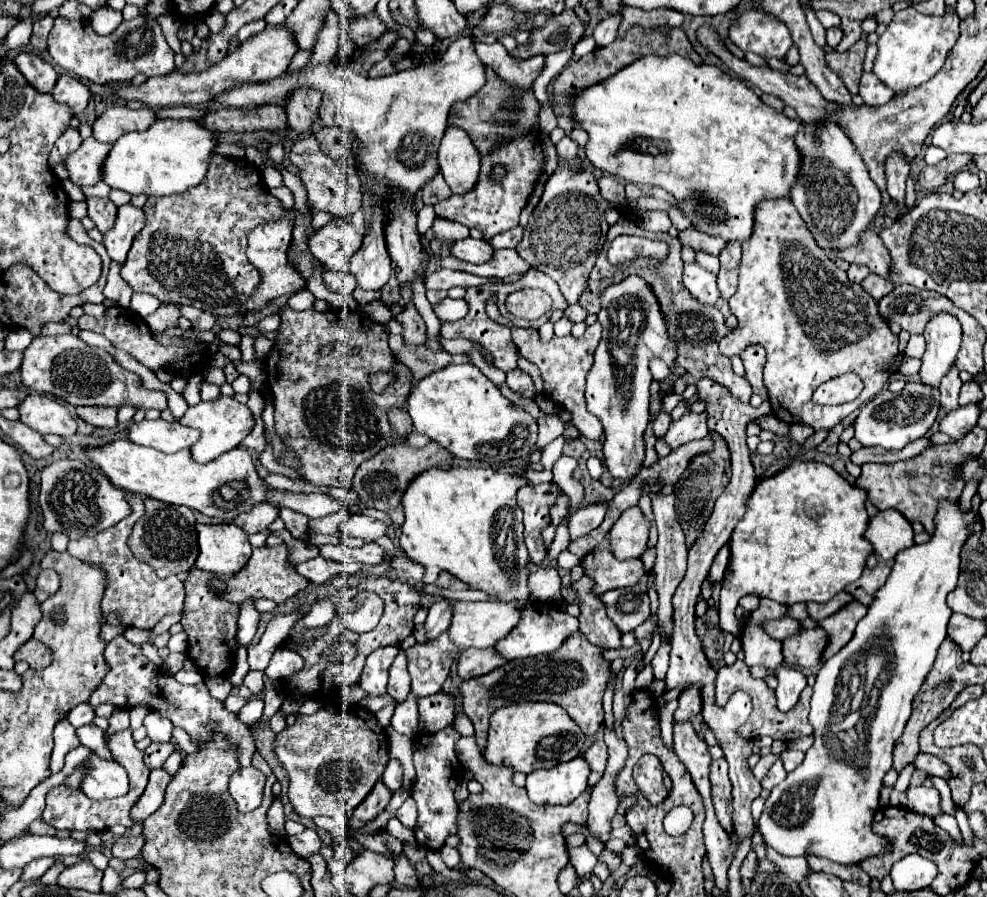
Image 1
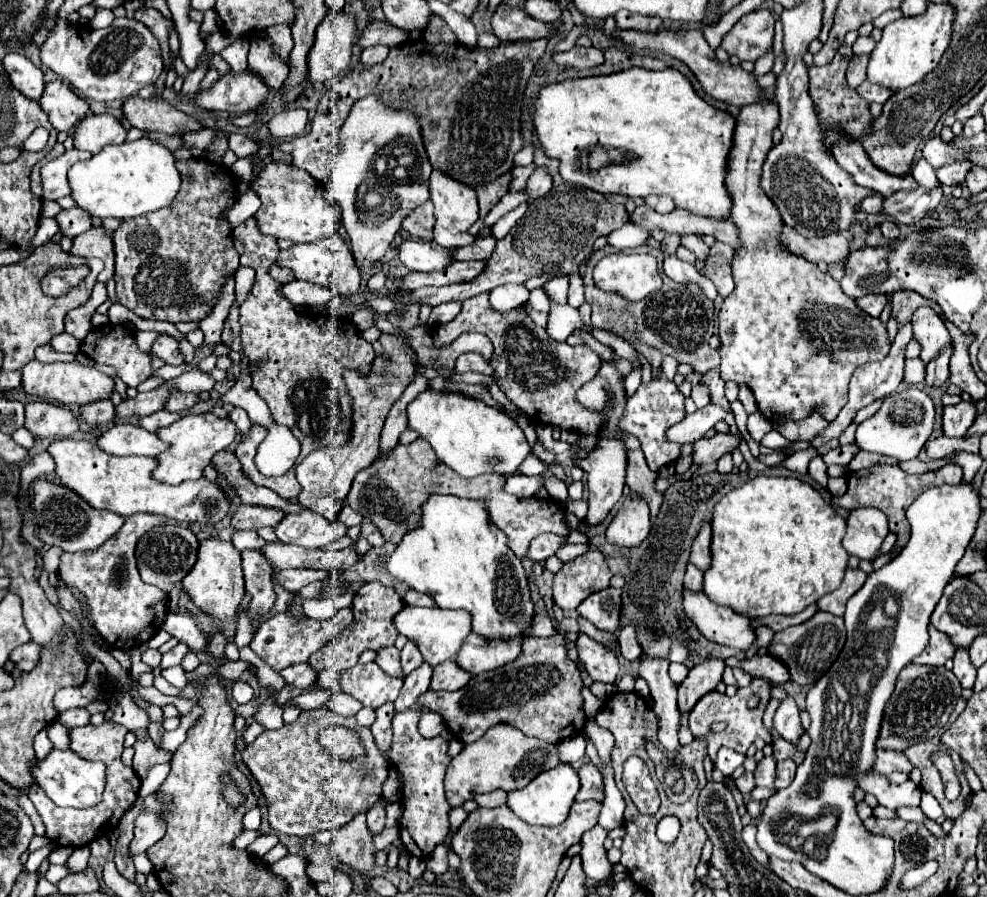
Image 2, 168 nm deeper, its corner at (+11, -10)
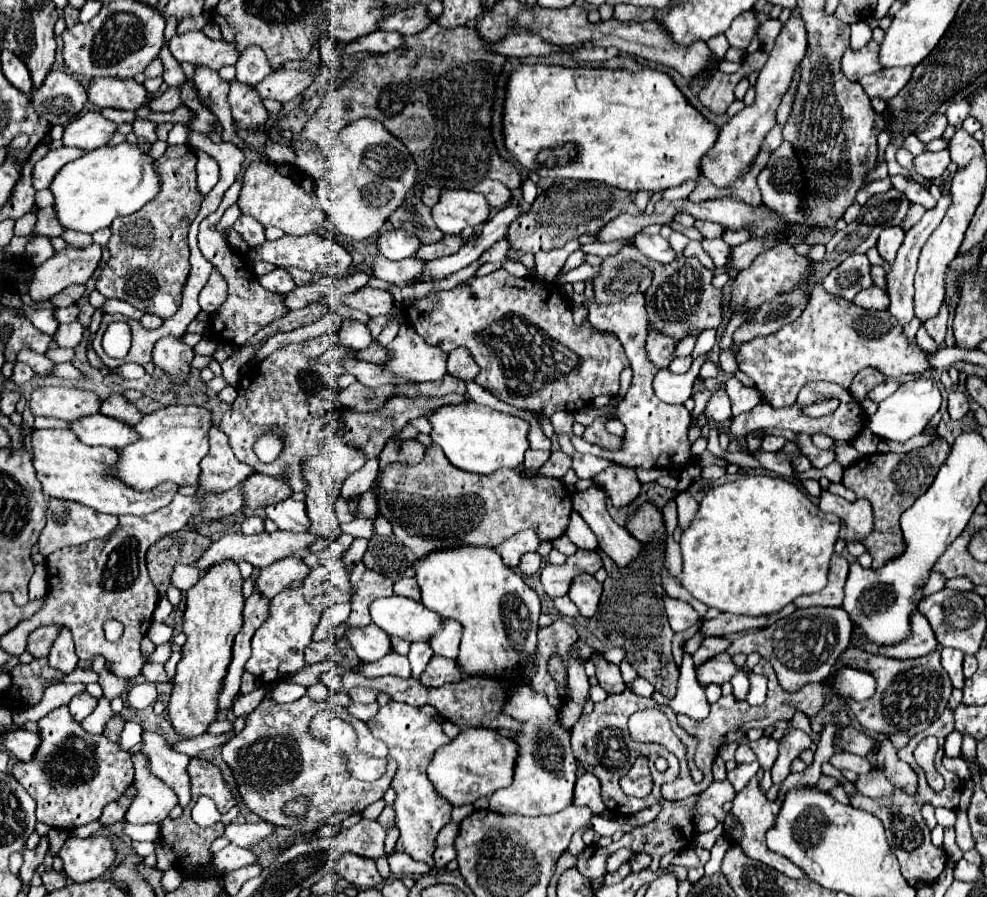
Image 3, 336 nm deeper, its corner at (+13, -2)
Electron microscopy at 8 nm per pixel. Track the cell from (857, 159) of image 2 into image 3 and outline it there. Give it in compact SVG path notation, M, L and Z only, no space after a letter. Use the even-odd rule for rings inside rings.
M897 174L897 176L889 176L889 178L891 178L893 188L901 190L913 204L921 204L925 210L929 210L929 208L933 208L933 206L937 204L937 200L929 194L929 190L923 188L917 180L913 180L913 178L905 178L905 176L901 176L901 174Z

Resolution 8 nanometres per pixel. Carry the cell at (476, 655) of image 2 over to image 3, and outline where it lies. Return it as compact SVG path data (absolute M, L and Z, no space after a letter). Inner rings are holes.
M449 620L449 622L445 622L445 628L431 638L429 646L433 648L435 654L455 660L457 658L457 646L461 642L461 634L463 634L461 624L457 620Z

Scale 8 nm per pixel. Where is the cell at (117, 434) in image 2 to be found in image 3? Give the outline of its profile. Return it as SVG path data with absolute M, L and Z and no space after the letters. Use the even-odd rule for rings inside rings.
M103 414L85 416L77 422L73 422L71 430L85 442L87 446L109 446L109 448L125 448L133 442L137 442L137 432L121 422L113 420Z

